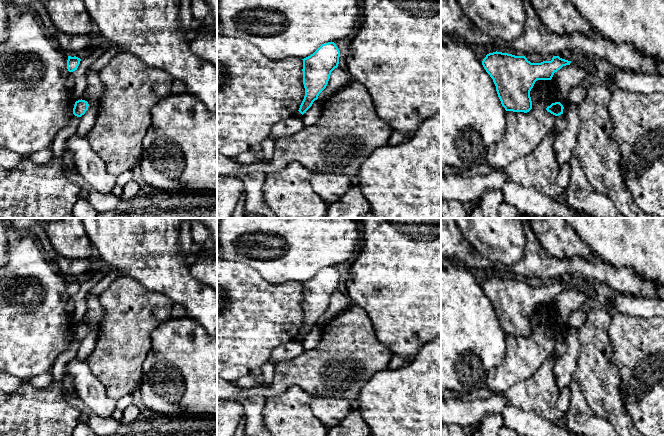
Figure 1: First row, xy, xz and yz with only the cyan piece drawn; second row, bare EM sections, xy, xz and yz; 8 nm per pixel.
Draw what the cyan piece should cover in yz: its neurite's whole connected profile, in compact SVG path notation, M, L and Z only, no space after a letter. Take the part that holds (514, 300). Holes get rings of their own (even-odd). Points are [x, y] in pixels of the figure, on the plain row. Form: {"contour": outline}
{"contour": "M497 275L487 278L482 285L505 334L524 337L532 333L530 315L535 306L551 304L555 296L570 287L559 280L553 280L551 285L531 287L525 280Z"}

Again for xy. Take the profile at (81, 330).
{"contour": "M81 323L81 324L76 325L73 332L73 338L77 341L81 341L88 334L88 330L89 328L85 324Z"}

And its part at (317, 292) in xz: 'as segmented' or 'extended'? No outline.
as segmented

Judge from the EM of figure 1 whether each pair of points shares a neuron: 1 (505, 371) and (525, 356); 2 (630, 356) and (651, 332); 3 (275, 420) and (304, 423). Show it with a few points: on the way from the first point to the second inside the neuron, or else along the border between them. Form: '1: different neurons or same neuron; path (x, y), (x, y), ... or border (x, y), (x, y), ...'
1: same neuron; path (510, 371), (520, 361)
2: same neuron; path (636, 350), (639, 343), (645, 338)
3: same neuron; path (282, 424), (297, 424)

